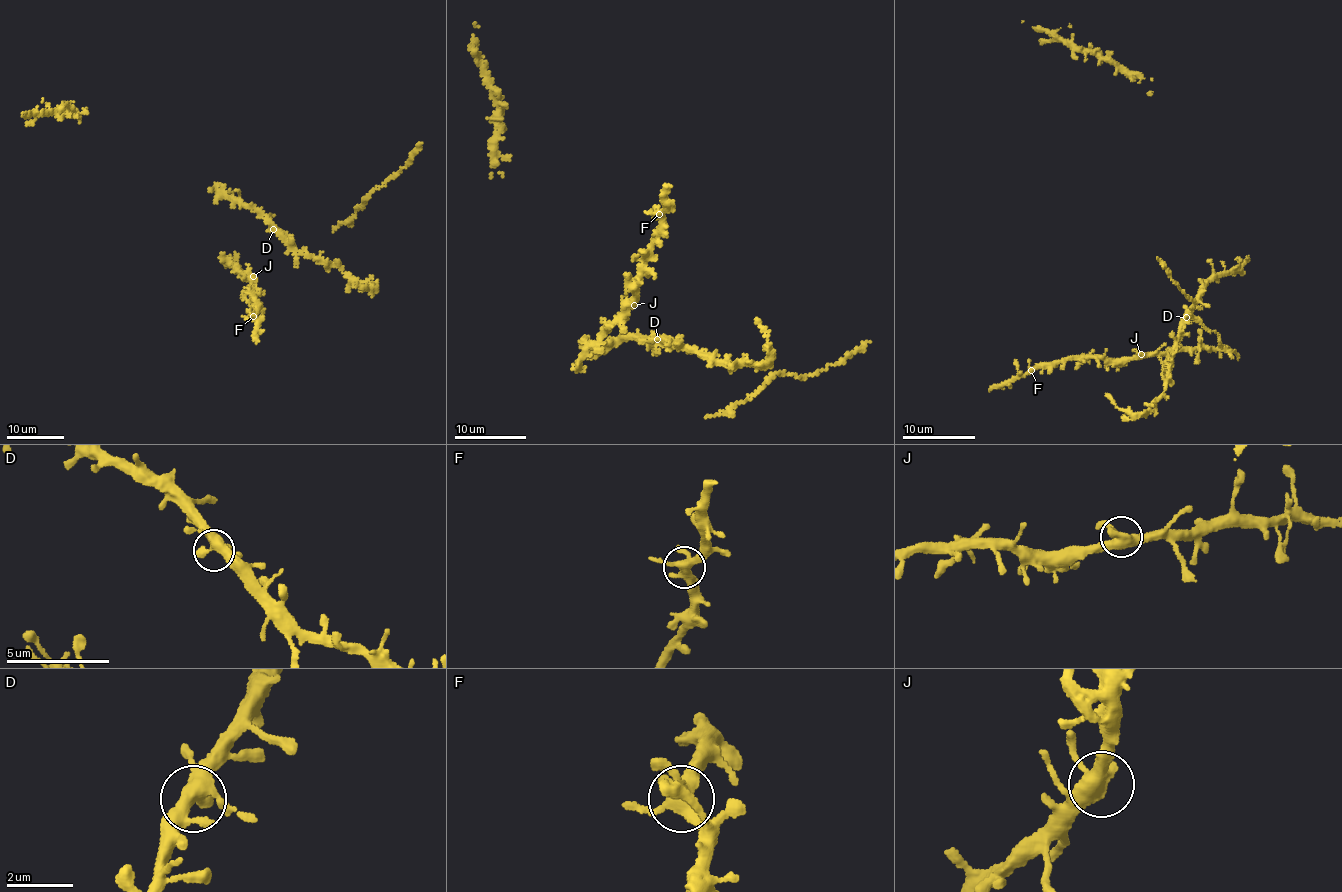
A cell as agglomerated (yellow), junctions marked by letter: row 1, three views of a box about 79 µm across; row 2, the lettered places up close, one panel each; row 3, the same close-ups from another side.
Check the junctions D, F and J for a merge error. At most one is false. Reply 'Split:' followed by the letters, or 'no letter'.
Split: no letter

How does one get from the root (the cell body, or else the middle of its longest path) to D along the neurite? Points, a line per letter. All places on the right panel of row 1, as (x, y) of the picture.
D: (1220, 275), (1204, 288), (1196, 306), (1186, 317)

